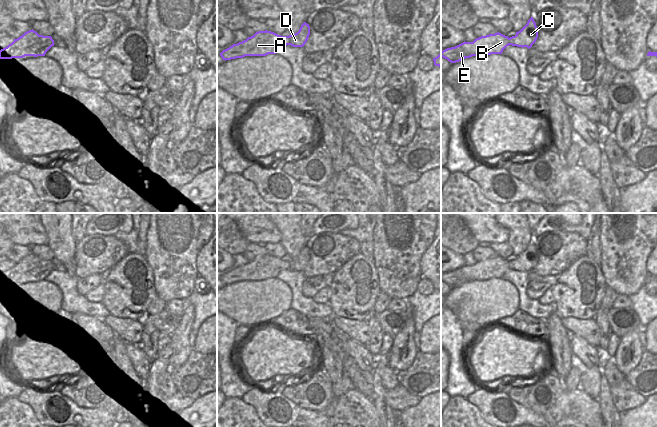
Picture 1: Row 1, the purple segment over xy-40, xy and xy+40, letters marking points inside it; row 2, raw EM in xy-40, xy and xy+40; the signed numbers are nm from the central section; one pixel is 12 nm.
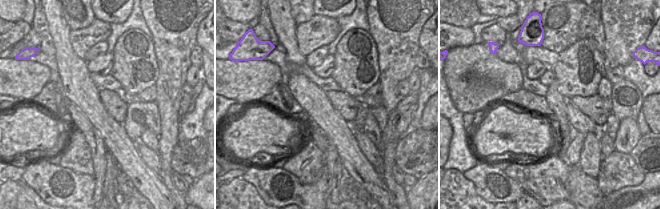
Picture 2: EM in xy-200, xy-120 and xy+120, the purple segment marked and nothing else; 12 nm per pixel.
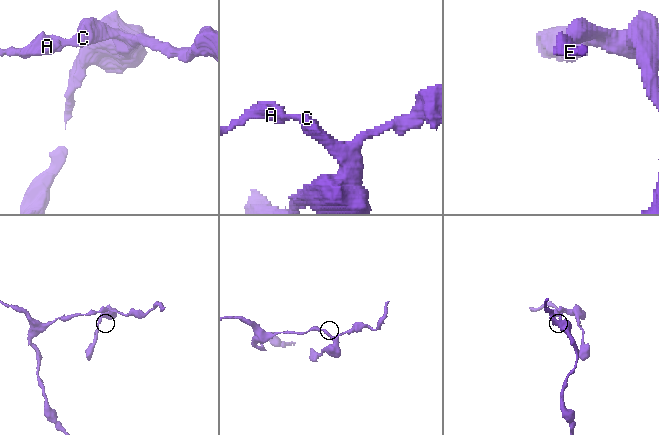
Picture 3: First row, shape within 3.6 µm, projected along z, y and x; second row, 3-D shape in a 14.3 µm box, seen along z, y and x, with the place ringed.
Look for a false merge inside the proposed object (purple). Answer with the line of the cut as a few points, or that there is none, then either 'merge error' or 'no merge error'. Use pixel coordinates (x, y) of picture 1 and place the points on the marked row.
cut none; no merge error

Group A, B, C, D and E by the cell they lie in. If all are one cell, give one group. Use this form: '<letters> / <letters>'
A B C D E

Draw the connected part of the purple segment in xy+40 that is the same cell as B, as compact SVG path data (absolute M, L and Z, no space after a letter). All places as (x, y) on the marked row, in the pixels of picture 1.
M531 17L527 24L515 36L508 37L499 32L476 38L473 42L463 42L455 47L447 48L441 52L441 57L451 63L456 63L472 56L487 56L502 54L509 46L527 47L528 49L538 38L538 28Z

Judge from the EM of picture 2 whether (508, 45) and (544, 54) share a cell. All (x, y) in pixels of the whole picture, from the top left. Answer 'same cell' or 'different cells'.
same cell

